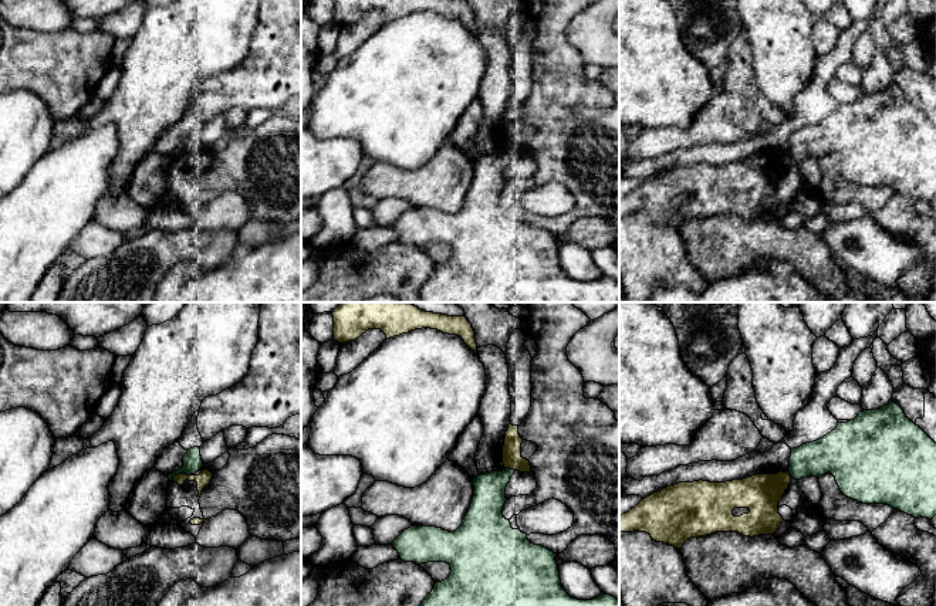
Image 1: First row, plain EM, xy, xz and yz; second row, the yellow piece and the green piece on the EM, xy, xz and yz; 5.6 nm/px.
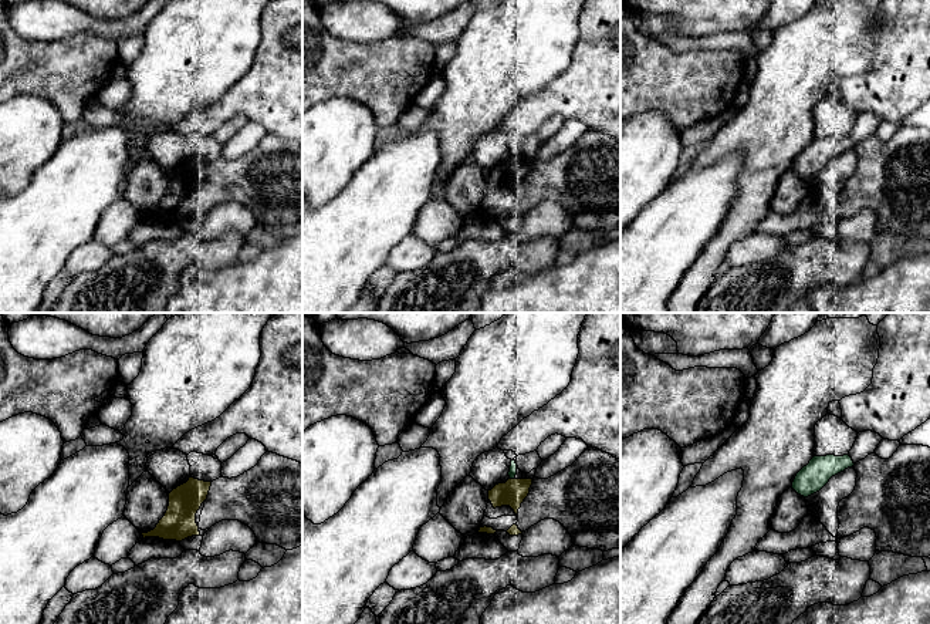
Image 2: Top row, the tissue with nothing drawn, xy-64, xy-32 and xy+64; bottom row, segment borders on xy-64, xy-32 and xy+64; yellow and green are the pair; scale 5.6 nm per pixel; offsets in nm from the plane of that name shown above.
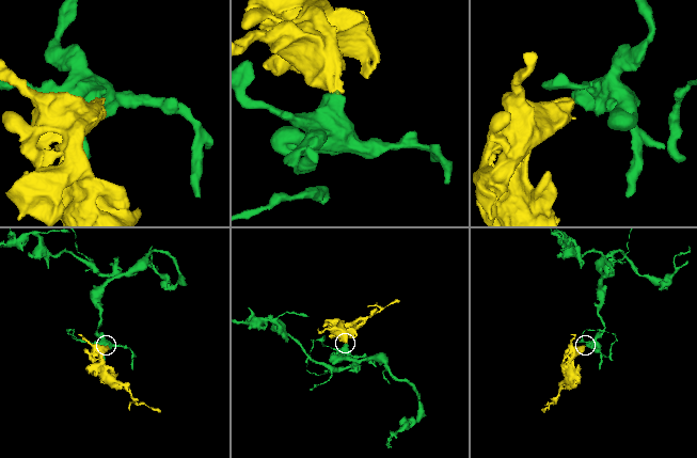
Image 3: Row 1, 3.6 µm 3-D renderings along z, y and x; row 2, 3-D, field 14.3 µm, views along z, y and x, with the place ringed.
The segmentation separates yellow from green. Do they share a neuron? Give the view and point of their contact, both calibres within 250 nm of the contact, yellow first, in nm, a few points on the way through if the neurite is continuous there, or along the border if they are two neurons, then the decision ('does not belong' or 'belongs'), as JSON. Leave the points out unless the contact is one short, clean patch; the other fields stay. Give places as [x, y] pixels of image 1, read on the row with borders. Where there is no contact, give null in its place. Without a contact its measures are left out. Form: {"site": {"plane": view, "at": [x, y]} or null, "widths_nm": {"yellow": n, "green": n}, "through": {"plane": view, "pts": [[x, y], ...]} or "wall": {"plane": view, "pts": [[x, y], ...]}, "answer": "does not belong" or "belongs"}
{"site": {"plane": "xy", "at": [182, 473]}, "widths_nm": {"yellow": 80, "green": 110}, "answer": "does not belong"}

